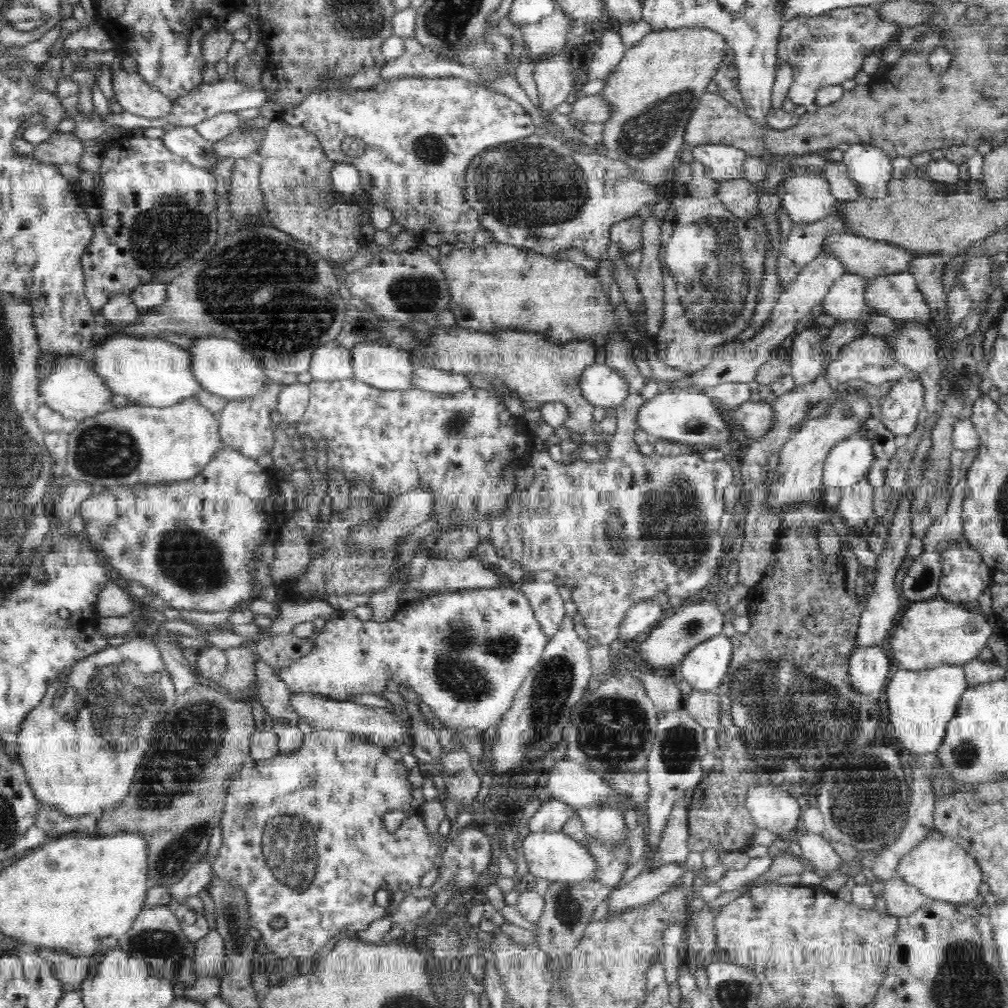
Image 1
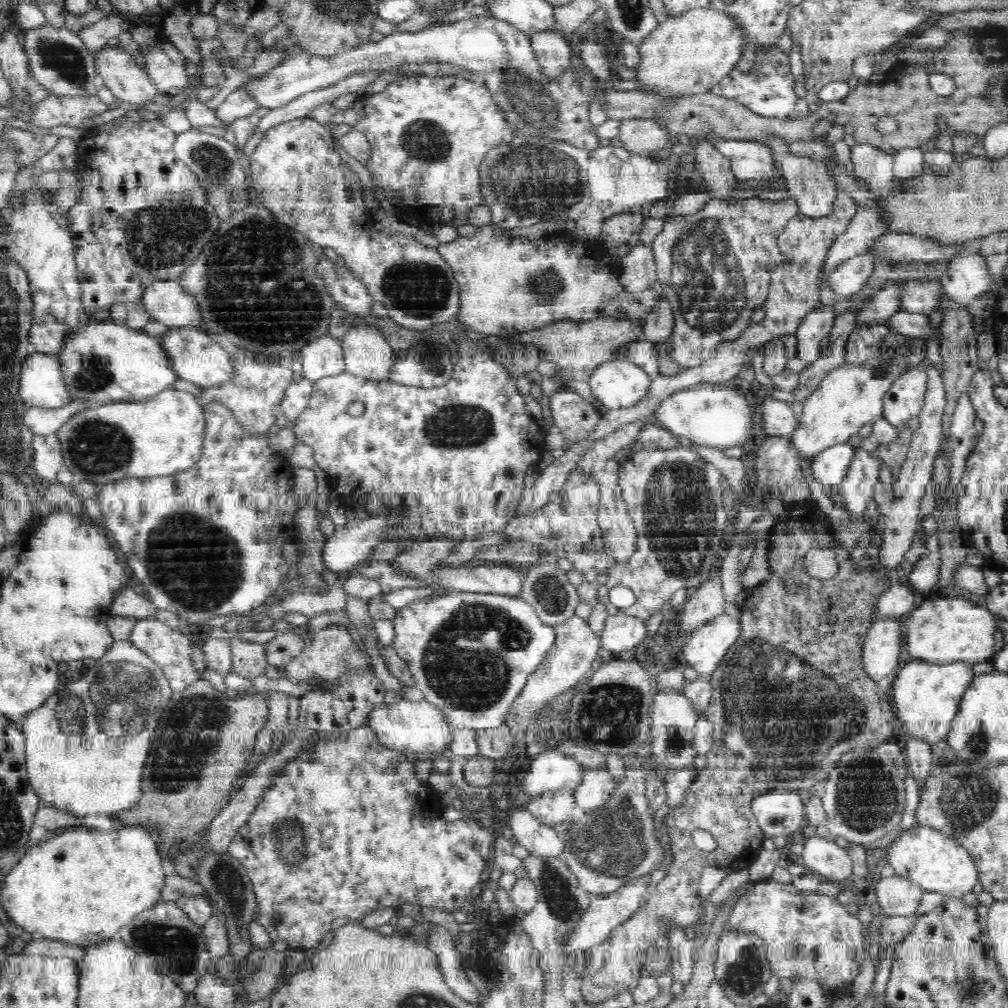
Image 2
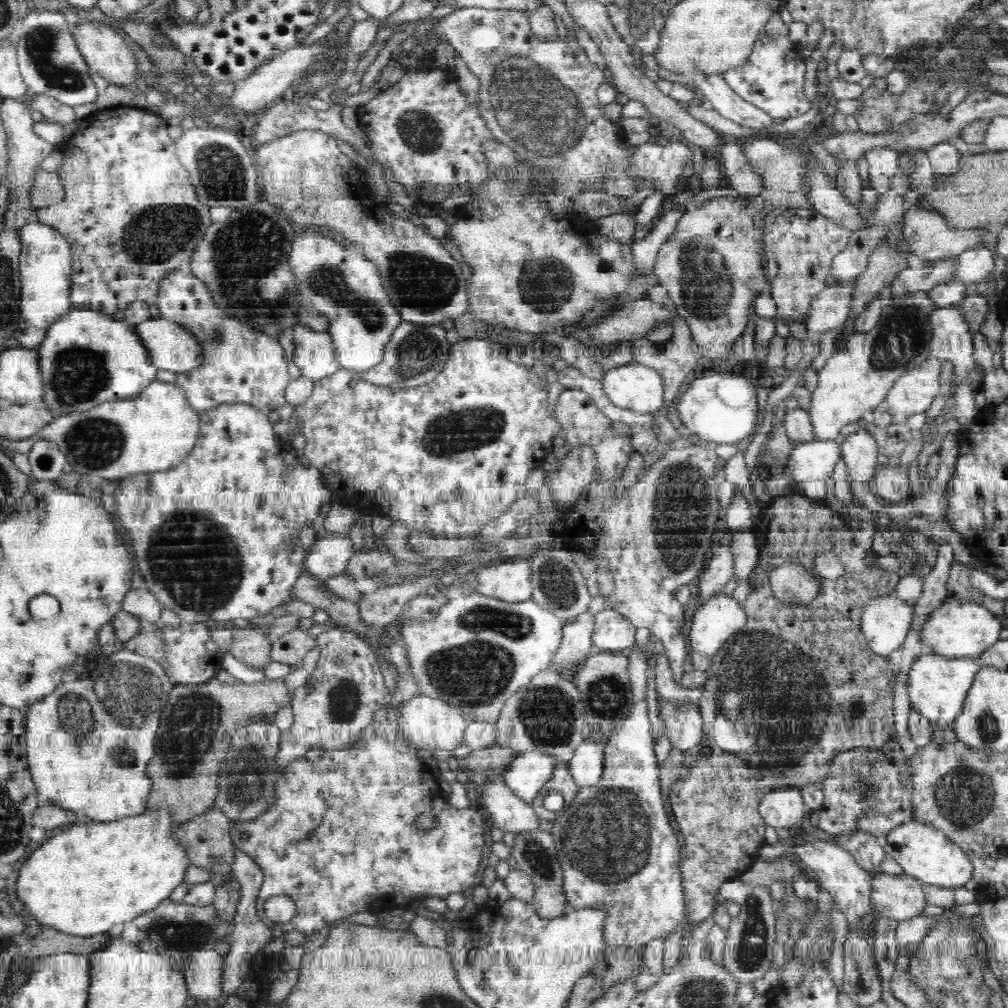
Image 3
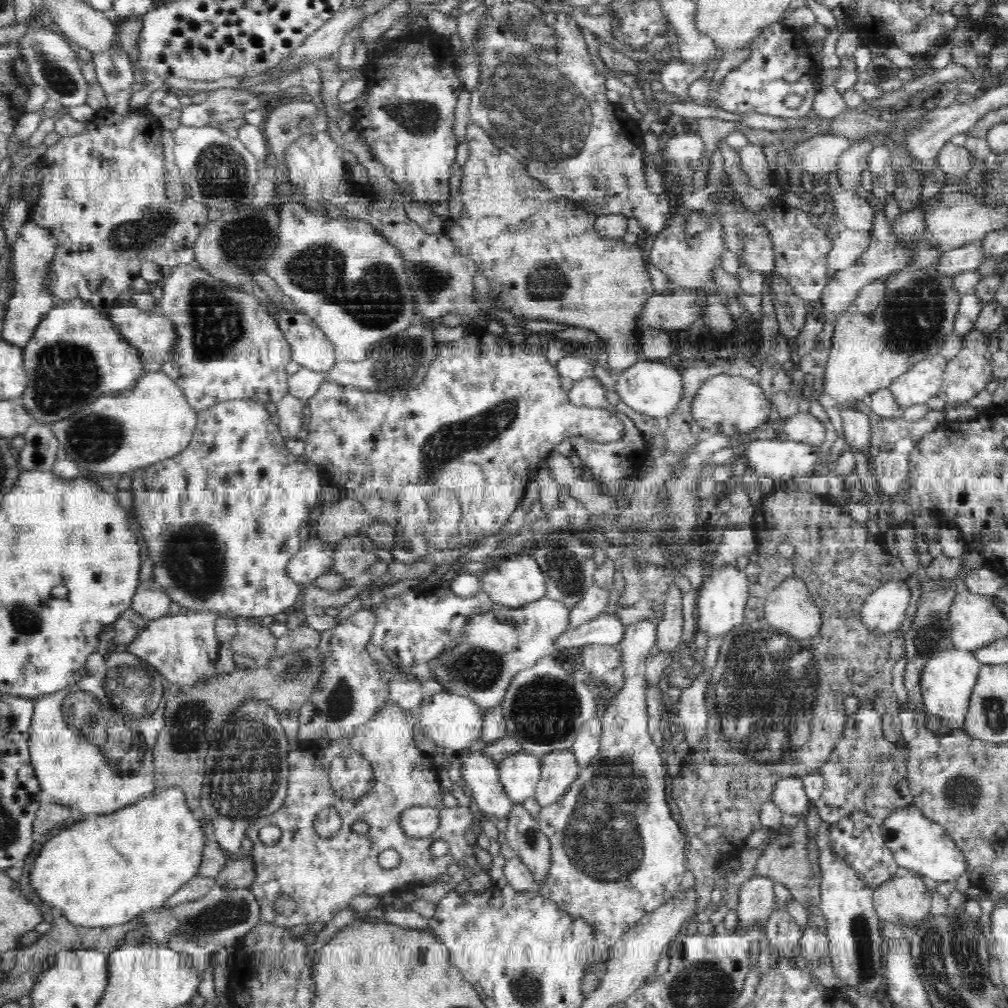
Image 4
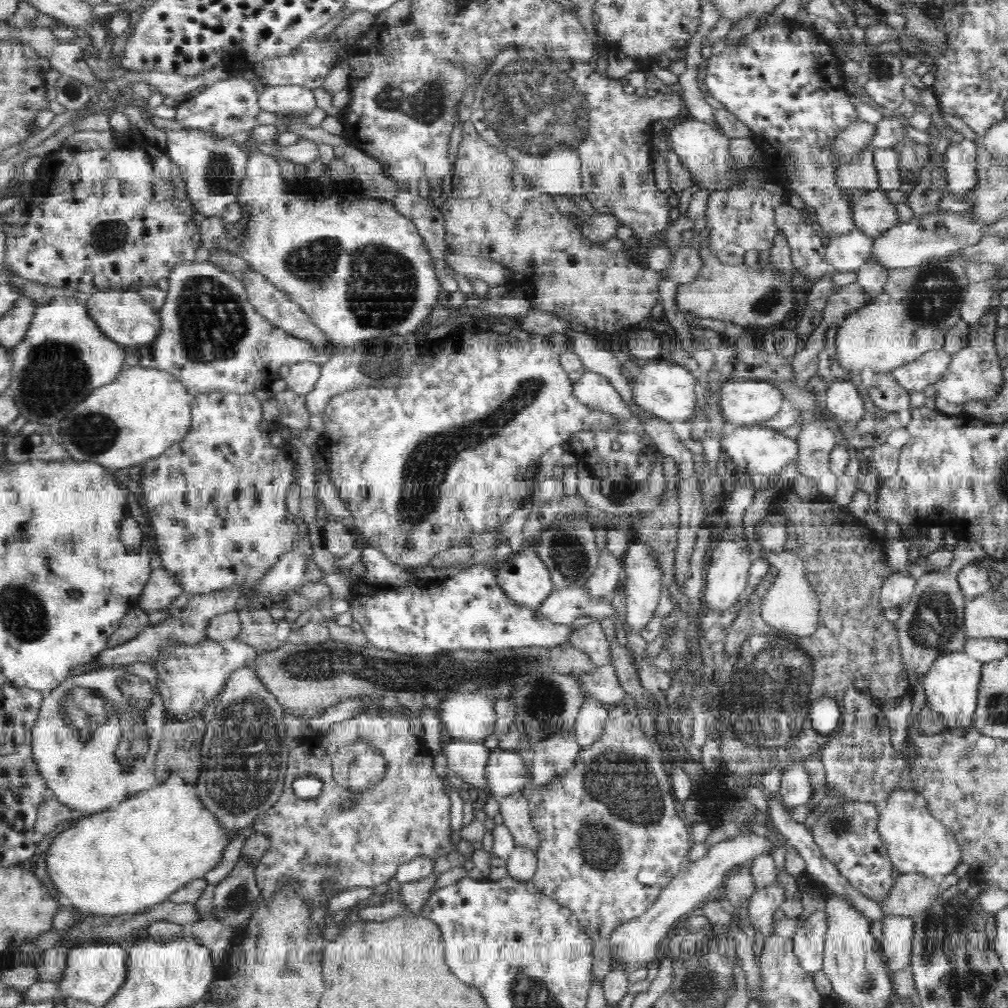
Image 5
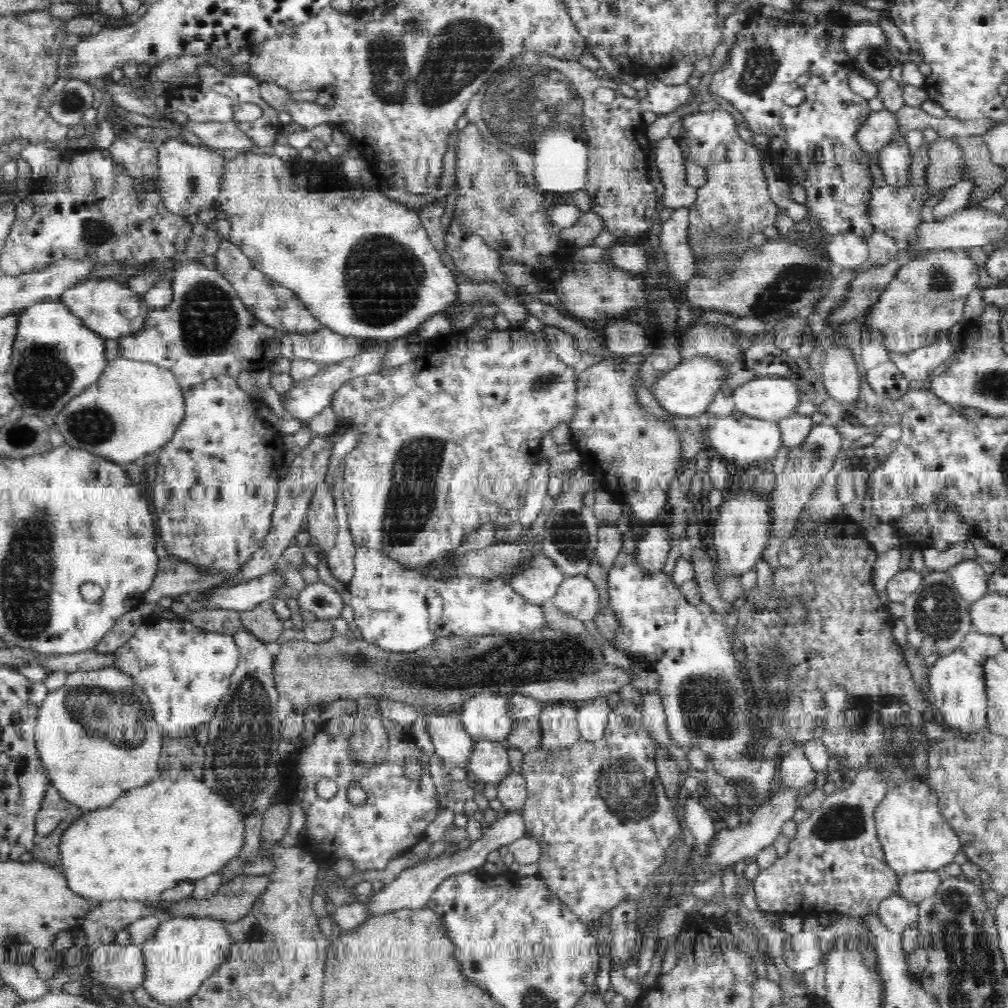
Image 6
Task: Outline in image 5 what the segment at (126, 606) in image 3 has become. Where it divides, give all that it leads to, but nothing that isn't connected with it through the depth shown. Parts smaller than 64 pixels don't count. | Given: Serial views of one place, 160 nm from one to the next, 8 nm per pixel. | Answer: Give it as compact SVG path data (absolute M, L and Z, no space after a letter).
M157 568L151 572L148 583L138 598L138 606L148 613L171 609L172 600L182 592L182 587L176 583L171 572Z

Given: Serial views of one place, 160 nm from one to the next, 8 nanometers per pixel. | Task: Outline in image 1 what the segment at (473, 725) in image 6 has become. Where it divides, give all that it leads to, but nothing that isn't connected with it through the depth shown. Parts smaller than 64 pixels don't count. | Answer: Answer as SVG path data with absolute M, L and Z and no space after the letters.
M293 693L289 700L291 709L308 724L319 730L342 730L356 735L363 735L372 744L382 746L397 746L398 742L406 742L410 738L410 732L404 730L404 726L394 718L394 714L388 714L386 708L360 705L354 701L335 701L313 693Z

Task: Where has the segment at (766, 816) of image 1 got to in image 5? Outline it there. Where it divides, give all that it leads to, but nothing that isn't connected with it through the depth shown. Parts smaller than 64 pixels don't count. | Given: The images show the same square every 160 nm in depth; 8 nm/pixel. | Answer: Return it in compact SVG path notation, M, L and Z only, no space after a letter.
M802 761L800 764L794 762L788 770L783 771L781 778L780 797L788 810L807 804L812 798L814 787Z

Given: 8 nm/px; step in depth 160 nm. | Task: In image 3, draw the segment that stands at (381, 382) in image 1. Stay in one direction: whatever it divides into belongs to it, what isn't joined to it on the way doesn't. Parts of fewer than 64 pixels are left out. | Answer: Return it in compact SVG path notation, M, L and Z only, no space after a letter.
M308 226L302 227L298 238L294 232L294 244L290 244L290 252L286 252L286 264L290 258L294 292L331 321L328 334L336 347L341 369L352 368L362 373L381 364L385 347L400 326L402 316L385 291L377 264L365 254L362 256L352 243L350 240L342 244Z

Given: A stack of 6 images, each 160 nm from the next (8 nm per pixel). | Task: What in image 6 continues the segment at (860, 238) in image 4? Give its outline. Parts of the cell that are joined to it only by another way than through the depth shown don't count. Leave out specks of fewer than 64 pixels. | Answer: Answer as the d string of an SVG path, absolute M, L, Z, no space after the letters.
M855 233L833 235L828 240L827 255L841 269L860 267L869 260L867 241Z

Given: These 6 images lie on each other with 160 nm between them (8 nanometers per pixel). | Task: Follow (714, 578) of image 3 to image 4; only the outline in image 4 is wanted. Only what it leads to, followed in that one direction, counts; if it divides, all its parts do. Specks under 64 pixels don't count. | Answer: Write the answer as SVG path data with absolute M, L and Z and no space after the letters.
M755 525L725 528L722 541L715 550L712 558L711 572L722 568L724 564L736 564L740 556L748 556L755 553L757 548Z

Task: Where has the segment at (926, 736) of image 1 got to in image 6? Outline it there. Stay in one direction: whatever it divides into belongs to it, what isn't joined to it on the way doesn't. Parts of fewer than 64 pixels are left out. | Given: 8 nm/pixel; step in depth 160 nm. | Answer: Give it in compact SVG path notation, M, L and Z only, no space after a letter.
M958 648L950 654L941 654L940 658L929 669L927 677L930 683L932 703L944 714L944 721L948 725L954 730L959 729L968 734L988 729L987 680L983 663L975 661L963 648Z

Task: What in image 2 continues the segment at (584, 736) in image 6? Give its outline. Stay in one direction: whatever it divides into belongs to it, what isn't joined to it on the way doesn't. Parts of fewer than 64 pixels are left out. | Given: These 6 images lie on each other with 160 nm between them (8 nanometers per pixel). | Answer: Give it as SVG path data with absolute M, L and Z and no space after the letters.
M606 768L600 770L585 770L583 782L575 790L575 805L584 813L597 812L611 802L612 793L615 792L616 780Z

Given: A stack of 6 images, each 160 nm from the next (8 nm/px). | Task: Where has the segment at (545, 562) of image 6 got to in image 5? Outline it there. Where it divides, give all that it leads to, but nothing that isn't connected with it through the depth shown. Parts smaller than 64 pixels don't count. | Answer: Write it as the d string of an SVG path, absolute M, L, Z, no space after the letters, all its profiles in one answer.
M530 550L511 554L495 571L498 587L526 608L537 609L555 590L547 566Z

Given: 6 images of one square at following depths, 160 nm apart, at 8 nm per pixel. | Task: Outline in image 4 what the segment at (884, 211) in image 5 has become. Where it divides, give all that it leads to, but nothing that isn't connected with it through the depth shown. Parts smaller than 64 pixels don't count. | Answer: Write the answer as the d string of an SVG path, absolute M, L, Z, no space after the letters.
M842 186L828 190L827 194L834 201L835 216L842 222L842 228L855 231L871 230L876 212L866 194Z

